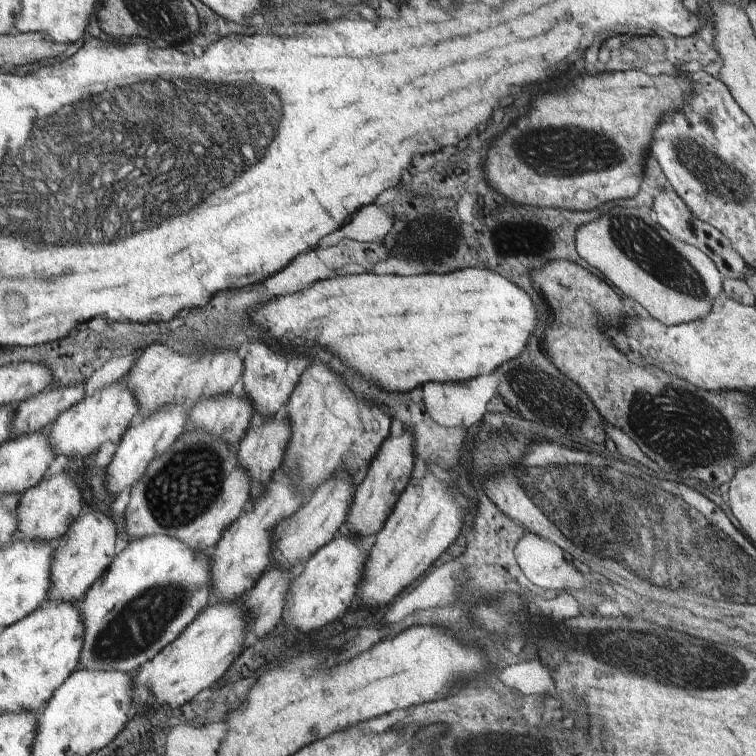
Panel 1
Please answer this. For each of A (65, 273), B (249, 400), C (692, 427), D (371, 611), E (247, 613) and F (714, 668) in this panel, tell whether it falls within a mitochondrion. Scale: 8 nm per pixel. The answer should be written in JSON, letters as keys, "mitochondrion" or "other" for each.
{"A":"mitochondrion","B":"other","C":"mitochondrion","D":"other","E":"other","F":"mitochondrion"}

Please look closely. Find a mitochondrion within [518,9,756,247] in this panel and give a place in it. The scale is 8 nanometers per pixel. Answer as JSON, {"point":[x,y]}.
{"point":[719,178]}

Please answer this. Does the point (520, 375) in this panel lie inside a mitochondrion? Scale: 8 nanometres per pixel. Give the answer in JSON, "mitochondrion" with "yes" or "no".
{"mitochondrion":"yes"}

